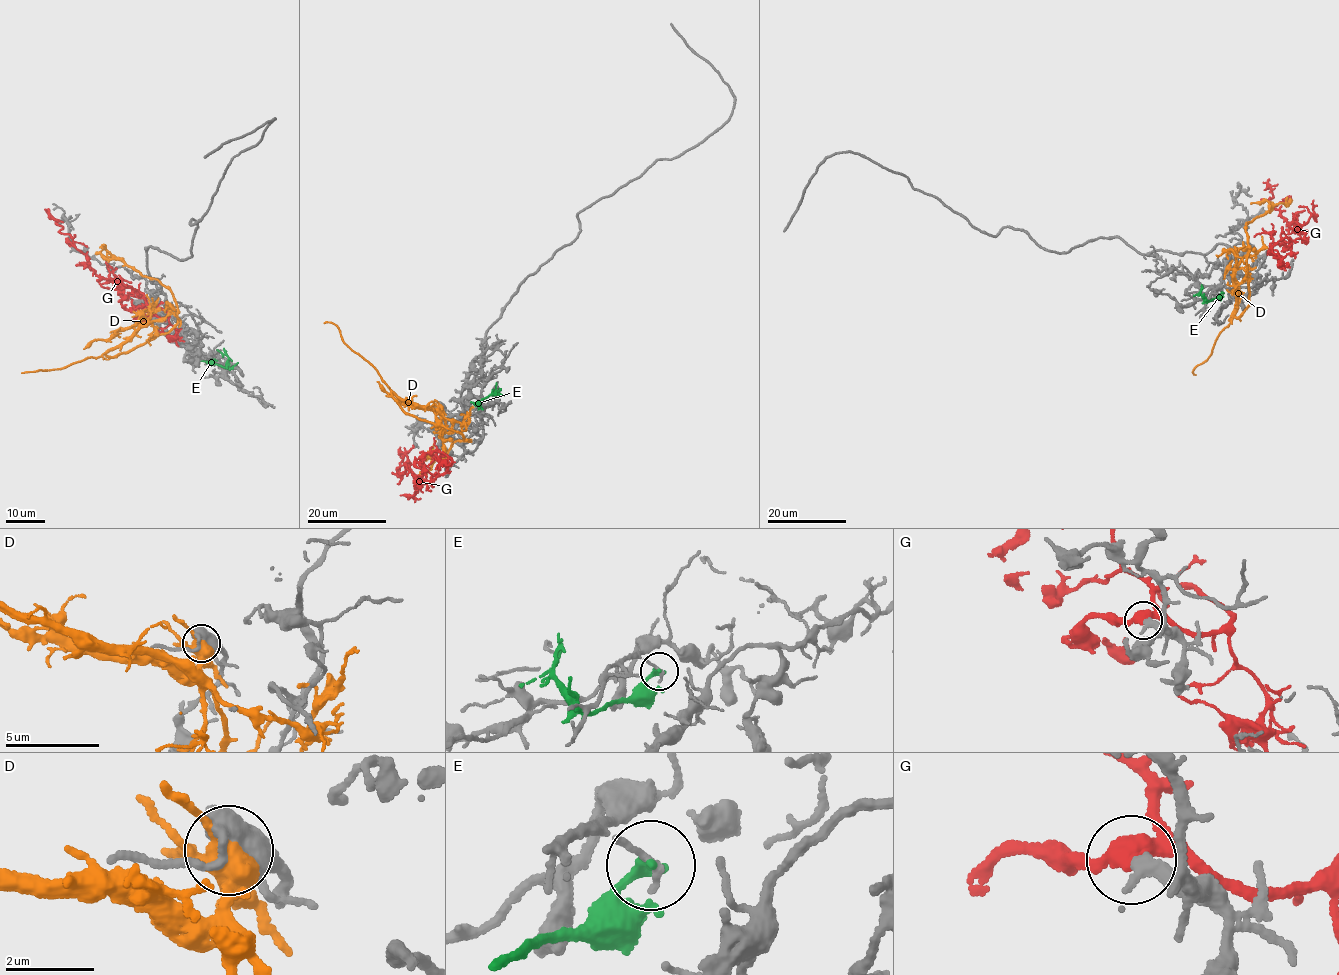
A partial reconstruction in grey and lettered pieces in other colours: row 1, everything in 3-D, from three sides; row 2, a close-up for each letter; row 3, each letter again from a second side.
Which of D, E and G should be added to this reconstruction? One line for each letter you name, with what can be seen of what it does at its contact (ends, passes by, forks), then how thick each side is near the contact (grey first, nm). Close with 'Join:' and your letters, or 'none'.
G: it forks; calibres 320 and 320 nm
Join: G

